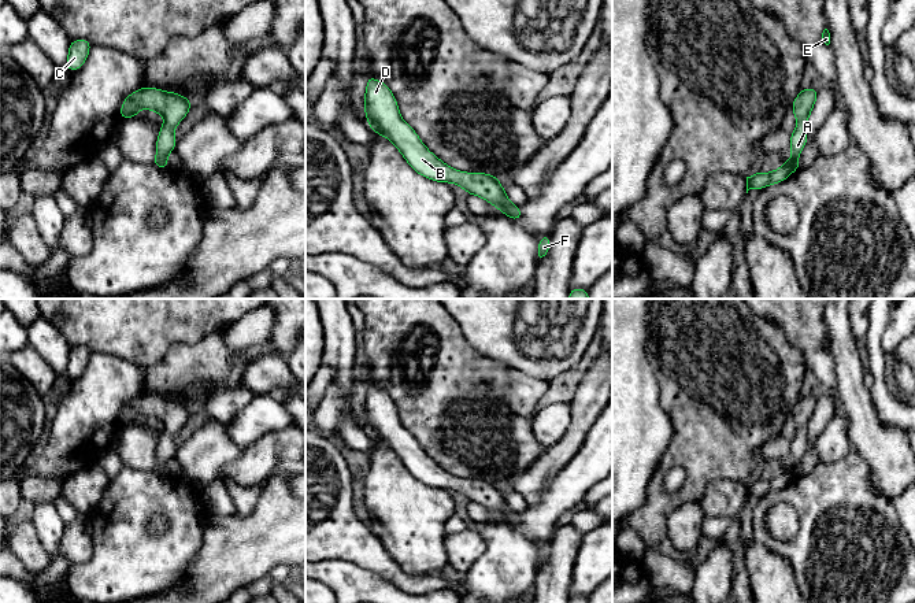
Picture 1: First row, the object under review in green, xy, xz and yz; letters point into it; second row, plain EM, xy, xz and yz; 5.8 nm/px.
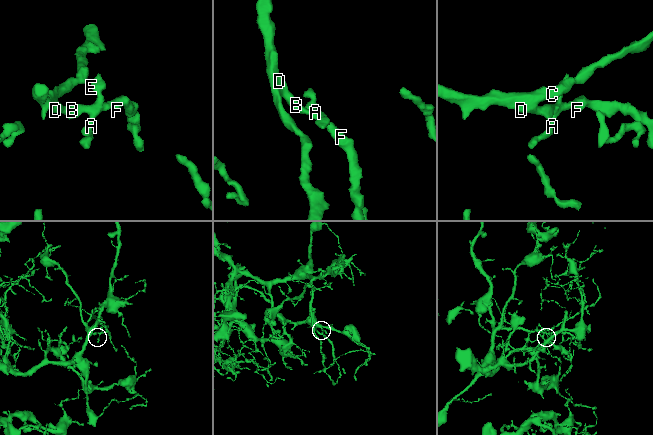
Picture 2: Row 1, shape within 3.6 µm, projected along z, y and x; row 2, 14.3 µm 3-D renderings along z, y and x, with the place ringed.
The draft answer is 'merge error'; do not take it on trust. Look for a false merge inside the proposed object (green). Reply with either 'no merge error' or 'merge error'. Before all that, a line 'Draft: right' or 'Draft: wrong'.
Draft: wrong
no merge error

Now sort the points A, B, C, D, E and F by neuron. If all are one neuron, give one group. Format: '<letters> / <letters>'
A B C D E F

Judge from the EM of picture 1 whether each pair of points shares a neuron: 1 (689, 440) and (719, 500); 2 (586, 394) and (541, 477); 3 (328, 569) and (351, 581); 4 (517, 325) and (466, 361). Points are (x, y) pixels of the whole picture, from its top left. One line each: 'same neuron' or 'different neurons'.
1: different neurons
2: same neuron
3: same neuron
4: different neurons

